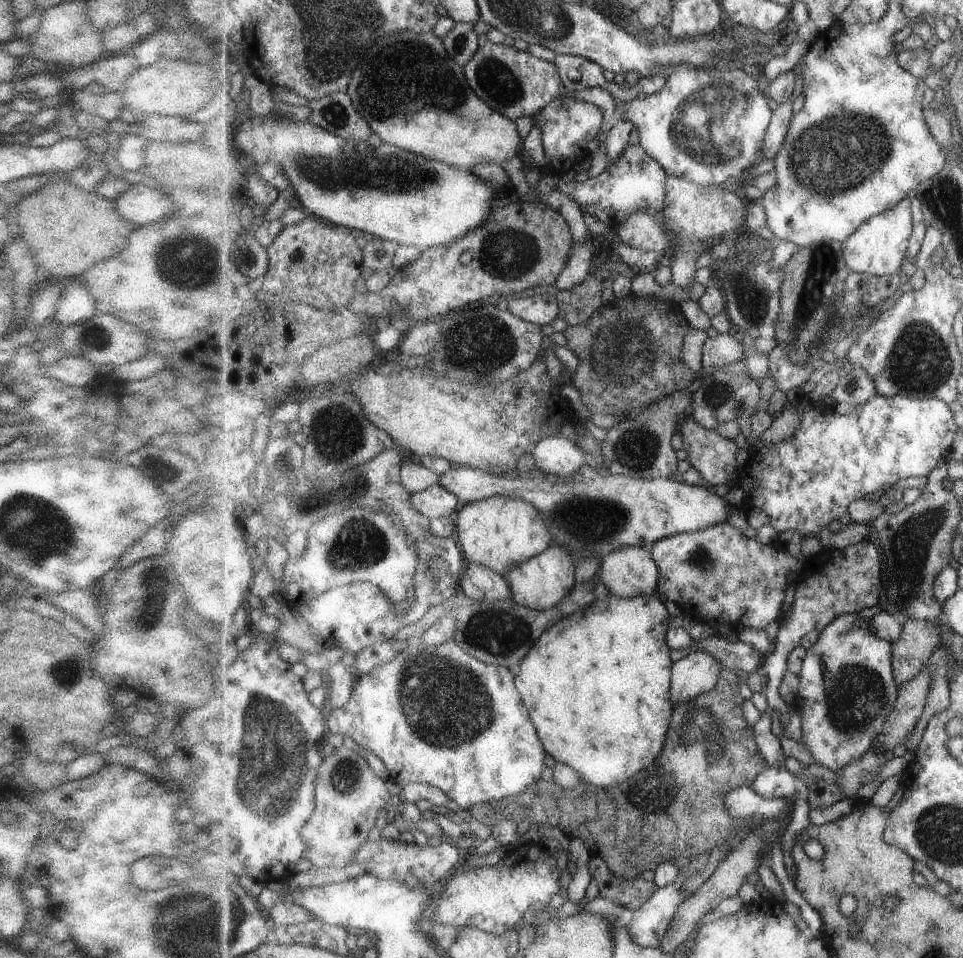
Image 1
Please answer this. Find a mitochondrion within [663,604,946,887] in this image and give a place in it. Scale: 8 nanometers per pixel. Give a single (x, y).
(852, 701)

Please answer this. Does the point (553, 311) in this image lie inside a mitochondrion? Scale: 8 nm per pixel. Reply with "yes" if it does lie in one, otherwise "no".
no

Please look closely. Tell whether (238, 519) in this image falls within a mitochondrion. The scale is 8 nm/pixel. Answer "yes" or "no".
no

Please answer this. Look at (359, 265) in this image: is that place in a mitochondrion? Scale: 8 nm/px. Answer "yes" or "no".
no

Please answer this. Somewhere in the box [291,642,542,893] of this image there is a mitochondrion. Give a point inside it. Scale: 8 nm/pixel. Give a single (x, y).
(452, 712)

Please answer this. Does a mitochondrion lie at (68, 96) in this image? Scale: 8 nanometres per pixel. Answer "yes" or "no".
no

